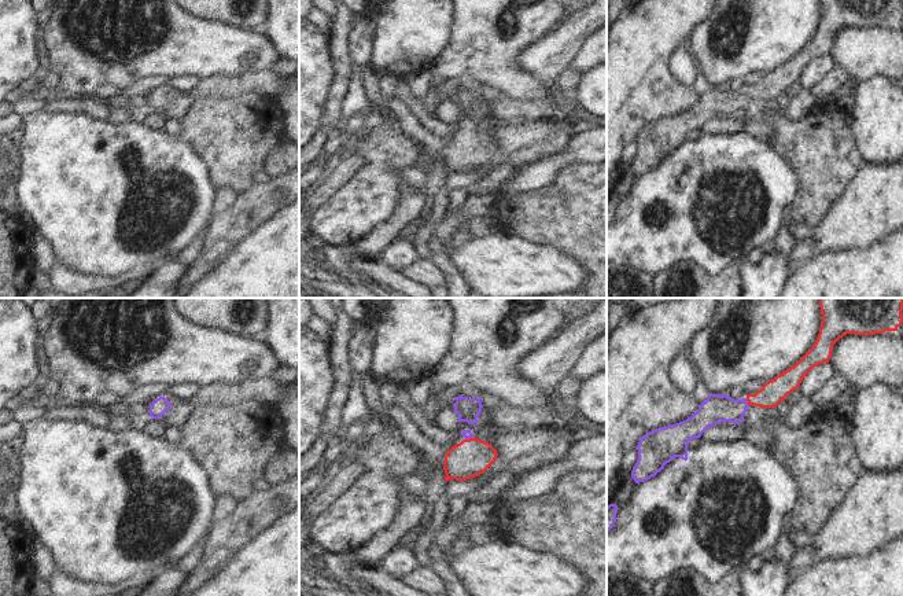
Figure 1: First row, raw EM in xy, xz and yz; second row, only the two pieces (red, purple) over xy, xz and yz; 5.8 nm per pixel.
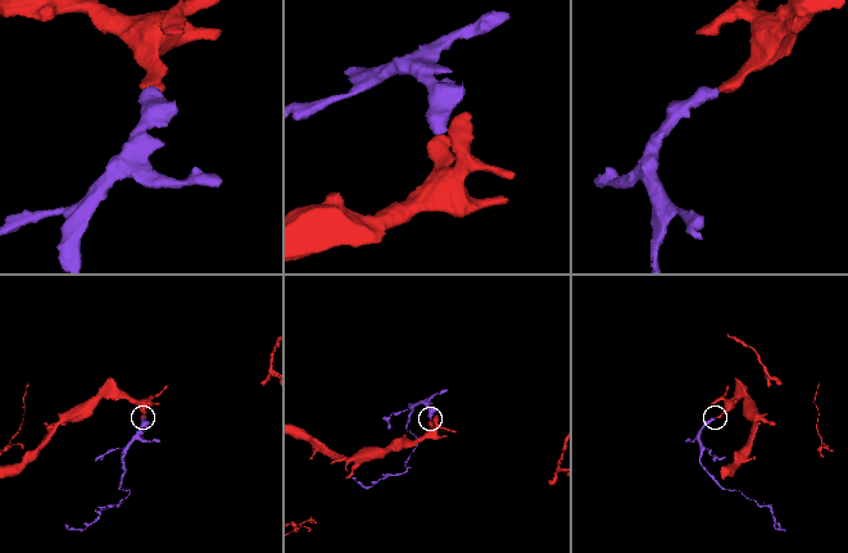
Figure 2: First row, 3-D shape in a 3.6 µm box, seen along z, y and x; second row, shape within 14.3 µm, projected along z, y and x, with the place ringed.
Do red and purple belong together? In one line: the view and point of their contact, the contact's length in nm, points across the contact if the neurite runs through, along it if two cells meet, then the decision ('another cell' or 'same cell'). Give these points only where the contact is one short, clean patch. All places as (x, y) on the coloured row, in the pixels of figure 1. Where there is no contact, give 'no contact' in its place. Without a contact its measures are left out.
yz (748, 403) | 50 nm | across yz (773, 392), (767, 397), (748, 403), (737, 408), (717, 408) | same cell

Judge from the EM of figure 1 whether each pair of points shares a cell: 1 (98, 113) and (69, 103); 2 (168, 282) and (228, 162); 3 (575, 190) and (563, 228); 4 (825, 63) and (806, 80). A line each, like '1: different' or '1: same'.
1: same
2: different
3: same
4: same

